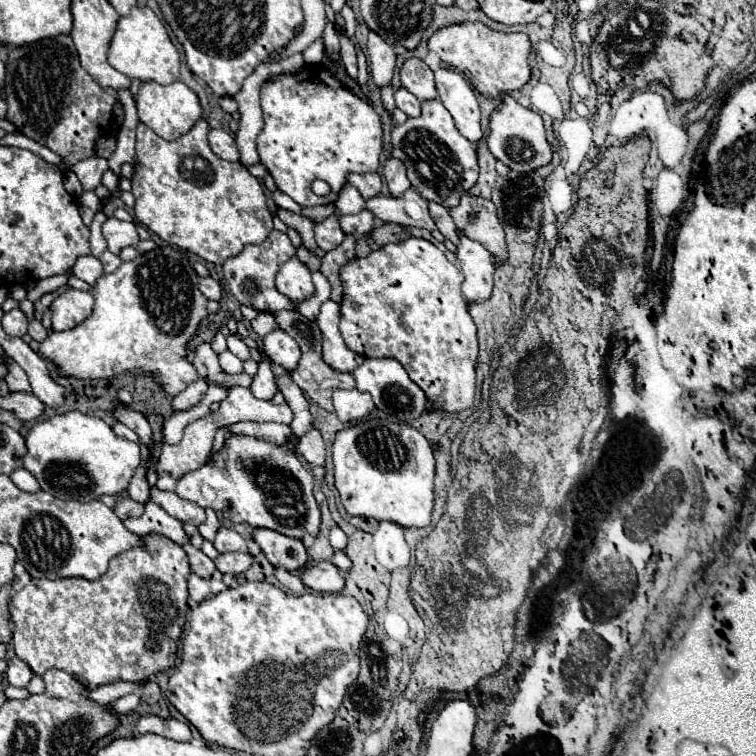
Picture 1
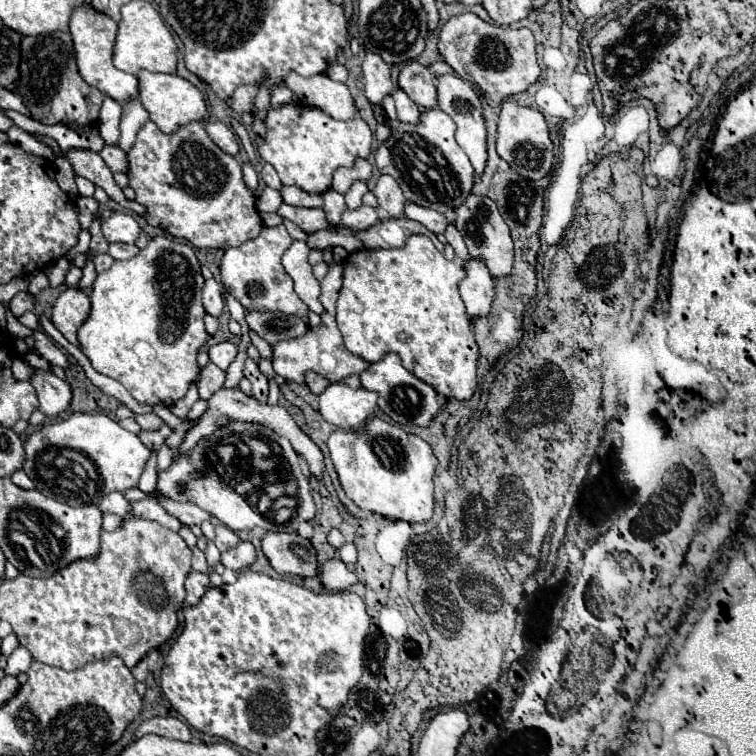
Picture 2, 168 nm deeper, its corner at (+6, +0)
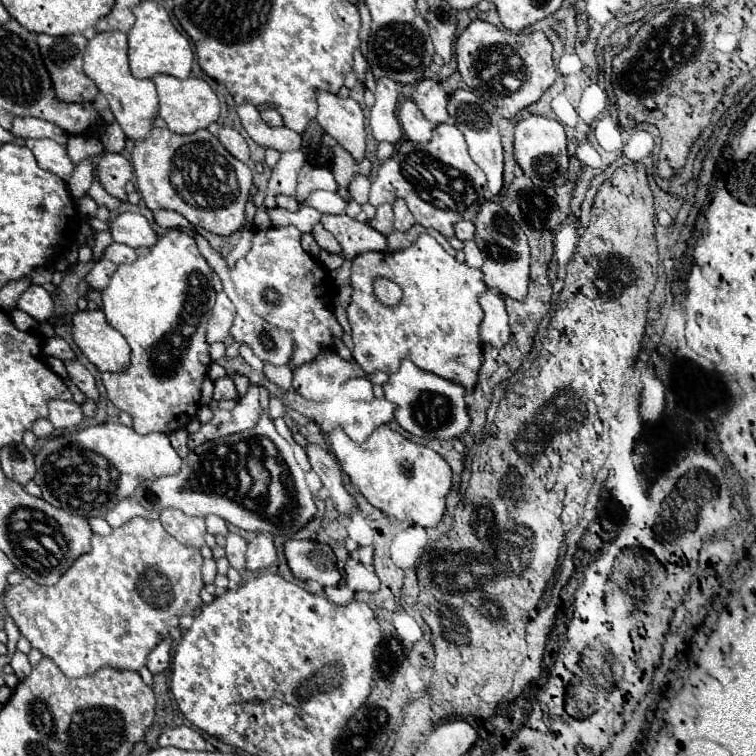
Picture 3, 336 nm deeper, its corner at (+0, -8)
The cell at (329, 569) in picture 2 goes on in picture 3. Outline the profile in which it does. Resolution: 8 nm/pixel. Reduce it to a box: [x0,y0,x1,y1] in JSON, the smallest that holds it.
[344,557,380,593]

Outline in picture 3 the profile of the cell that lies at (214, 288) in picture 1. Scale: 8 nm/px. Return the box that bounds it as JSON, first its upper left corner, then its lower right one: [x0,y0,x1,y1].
[206,291,236,345]

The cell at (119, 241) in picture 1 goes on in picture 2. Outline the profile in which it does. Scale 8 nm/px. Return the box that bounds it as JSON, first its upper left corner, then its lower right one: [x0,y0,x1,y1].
[102,213,142,243]

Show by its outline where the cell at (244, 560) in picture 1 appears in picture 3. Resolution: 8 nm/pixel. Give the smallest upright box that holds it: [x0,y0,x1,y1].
[248,533,276,571]

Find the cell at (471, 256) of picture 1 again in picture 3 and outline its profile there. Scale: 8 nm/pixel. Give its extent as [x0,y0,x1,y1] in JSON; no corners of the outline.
[480,289,510,349]

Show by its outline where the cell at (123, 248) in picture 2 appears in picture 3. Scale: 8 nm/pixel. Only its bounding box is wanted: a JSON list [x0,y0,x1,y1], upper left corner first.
[104,243,138,265]

